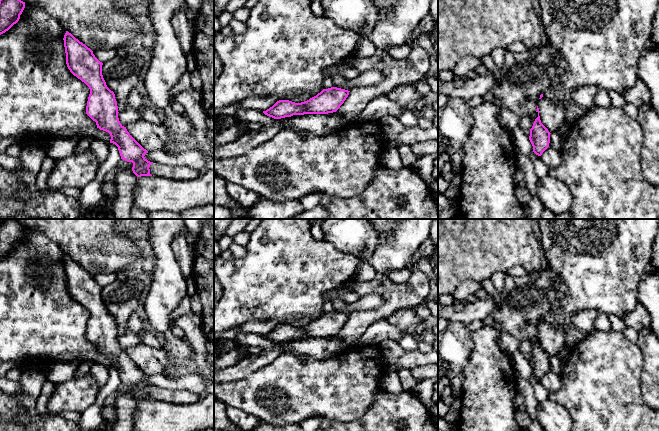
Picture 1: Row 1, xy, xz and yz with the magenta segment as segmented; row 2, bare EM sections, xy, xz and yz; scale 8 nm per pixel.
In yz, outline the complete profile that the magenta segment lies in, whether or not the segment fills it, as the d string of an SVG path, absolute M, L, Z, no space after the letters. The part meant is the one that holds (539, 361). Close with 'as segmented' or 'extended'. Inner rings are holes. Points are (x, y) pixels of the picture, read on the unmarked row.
M537 330L538 341L535 343L532 352L530 353L529 364L533 370L533 376L541 380L542 377L549 371L550 367L550 356L541 347L539 340L539 332Z; as segmented

